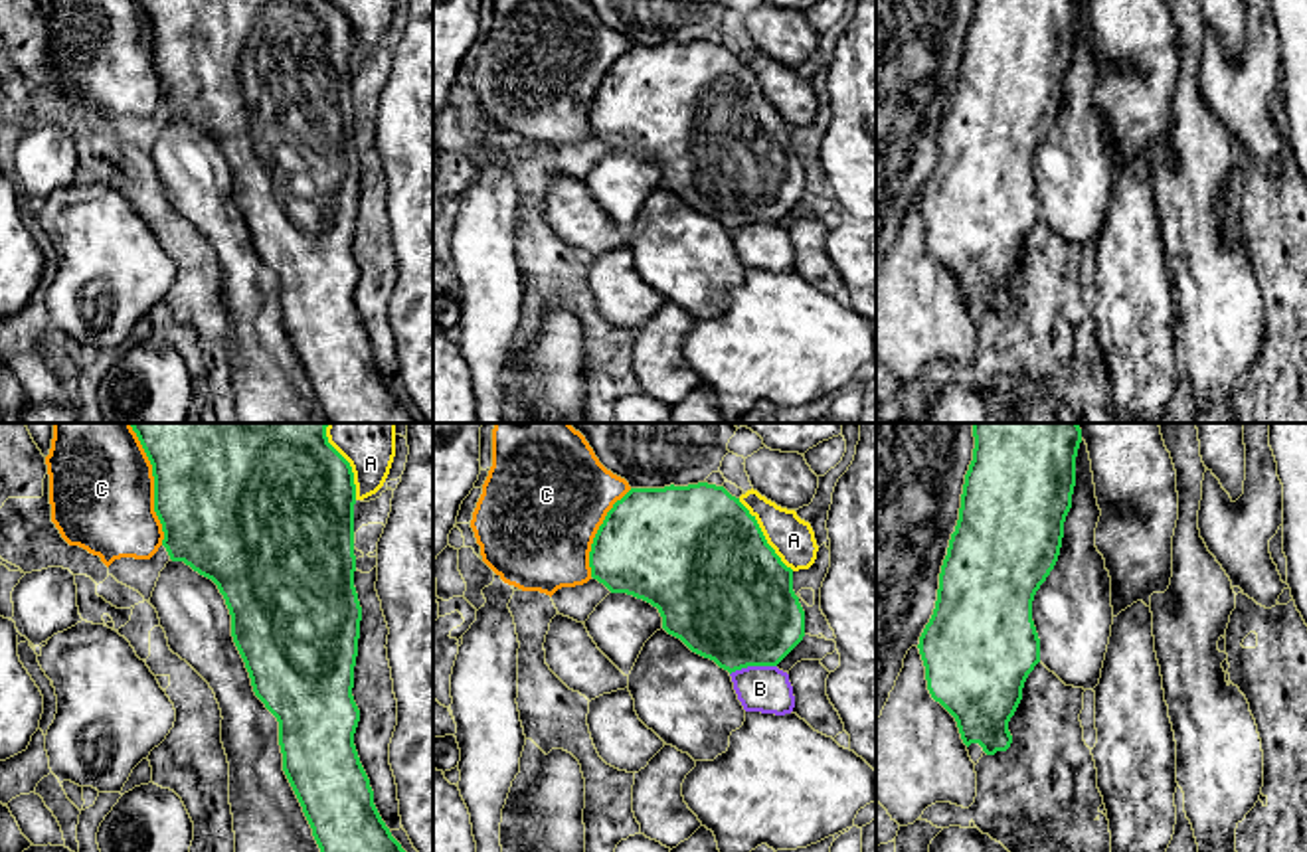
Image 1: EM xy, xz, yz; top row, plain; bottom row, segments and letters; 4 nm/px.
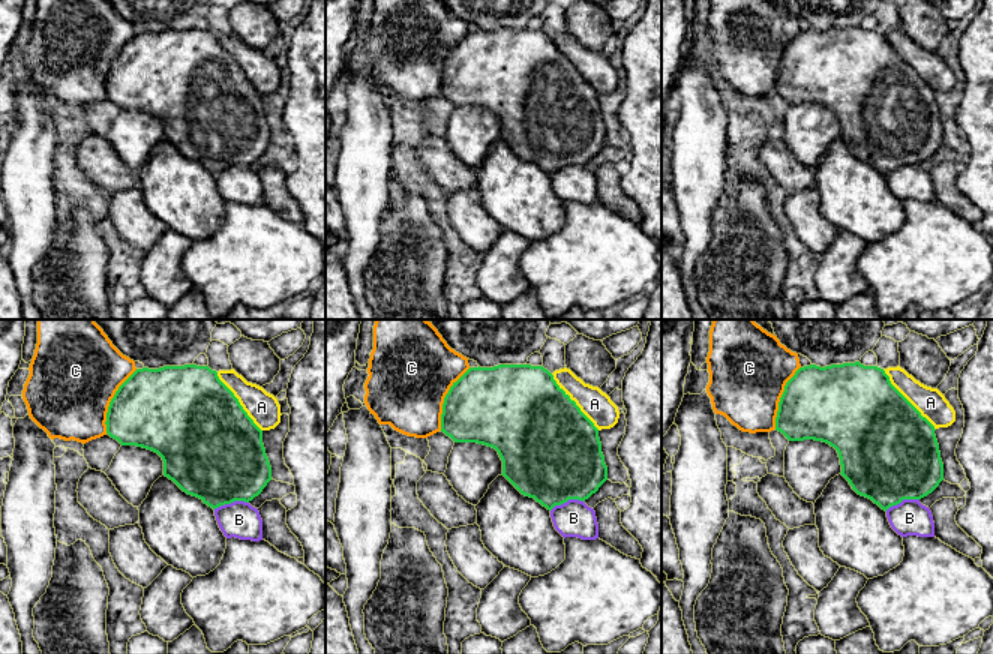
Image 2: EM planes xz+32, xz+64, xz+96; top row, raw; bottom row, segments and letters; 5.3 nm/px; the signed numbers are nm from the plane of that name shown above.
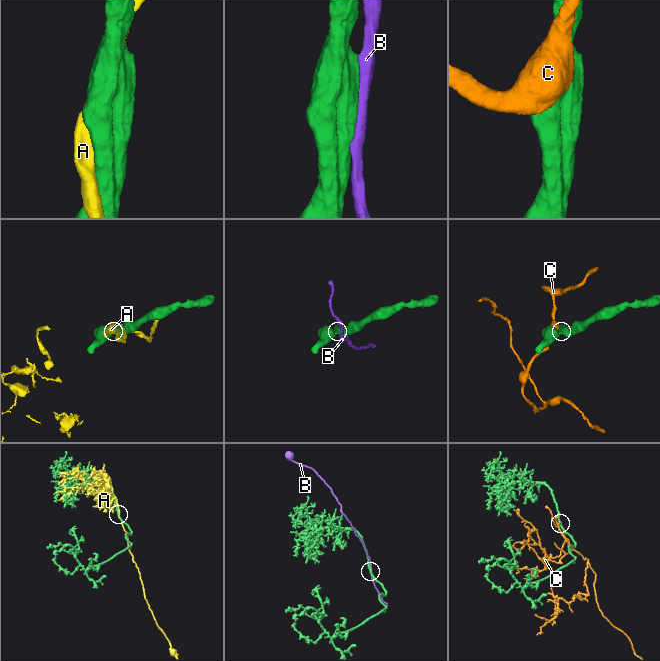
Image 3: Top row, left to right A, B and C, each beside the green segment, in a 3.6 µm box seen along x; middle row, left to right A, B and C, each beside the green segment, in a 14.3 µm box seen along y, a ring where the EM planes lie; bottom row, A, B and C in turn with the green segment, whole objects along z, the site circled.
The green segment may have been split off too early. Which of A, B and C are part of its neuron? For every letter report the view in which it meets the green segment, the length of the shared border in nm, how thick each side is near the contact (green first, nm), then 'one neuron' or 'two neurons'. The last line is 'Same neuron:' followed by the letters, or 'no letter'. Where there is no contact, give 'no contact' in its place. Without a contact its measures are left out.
A: xz | 380 nm | 500/180 nm | two neurons
B: xz | 200 nm | 480/190 nm | two neurons
C: xy | 420 nm | 480/420 nm | two neurons
Same neuron: no letter

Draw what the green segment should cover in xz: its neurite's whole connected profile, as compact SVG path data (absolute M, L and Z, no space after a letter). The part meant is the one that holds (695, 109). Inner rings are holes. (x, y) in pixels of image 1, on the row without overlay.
M724 43L631 45L599 83L589 125L611 150L583 182L625 233L660 186L730 231L777 223L805 194L793 127L767 101L755 73Z

